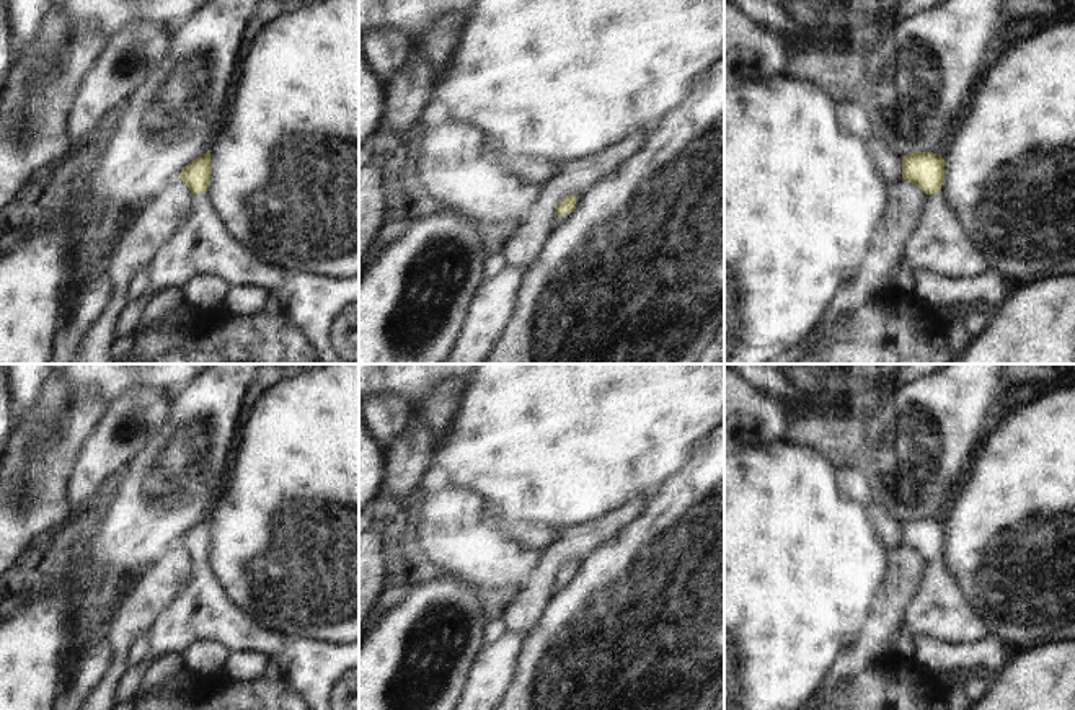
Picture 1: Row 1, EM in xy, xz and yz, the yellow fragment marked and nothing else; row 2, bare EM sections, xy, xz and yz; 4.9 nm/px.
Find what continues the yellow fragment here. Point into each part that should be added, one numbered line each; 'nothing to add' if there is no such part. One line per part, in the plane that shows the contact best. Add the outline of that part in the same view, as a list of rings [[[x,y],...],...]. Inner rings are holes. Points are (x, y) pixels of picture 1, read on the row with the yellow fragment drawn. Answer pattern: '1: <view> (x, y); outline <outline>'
1: xy (201, 245); outline [[[207,191],[191,194],[191,209],[181,227],[148,261],[145,292],[127,304],[113,328],[114,339],[134,335],[144,300],[168,287],[183,287],[192,276],[217,276],[230,286],[248,286],[276,292],[287,271],[263,261],[238,243],[210,206]]]

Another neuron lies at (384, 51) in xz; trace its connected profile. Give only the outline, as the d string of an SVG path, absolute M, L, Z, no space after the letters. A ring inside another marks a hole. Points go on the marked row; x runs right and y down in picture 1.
M367 29L359 41L367 69L383 88L400 72L411 47L413 42L395 29Z

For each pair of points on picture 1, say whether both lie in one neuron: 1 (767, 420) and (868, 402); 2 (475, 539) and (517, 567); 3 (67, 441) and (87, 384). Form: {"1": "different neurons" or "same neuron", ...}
{"1": "different neurons", "2": "same neuron", "3": "different neurons"}

